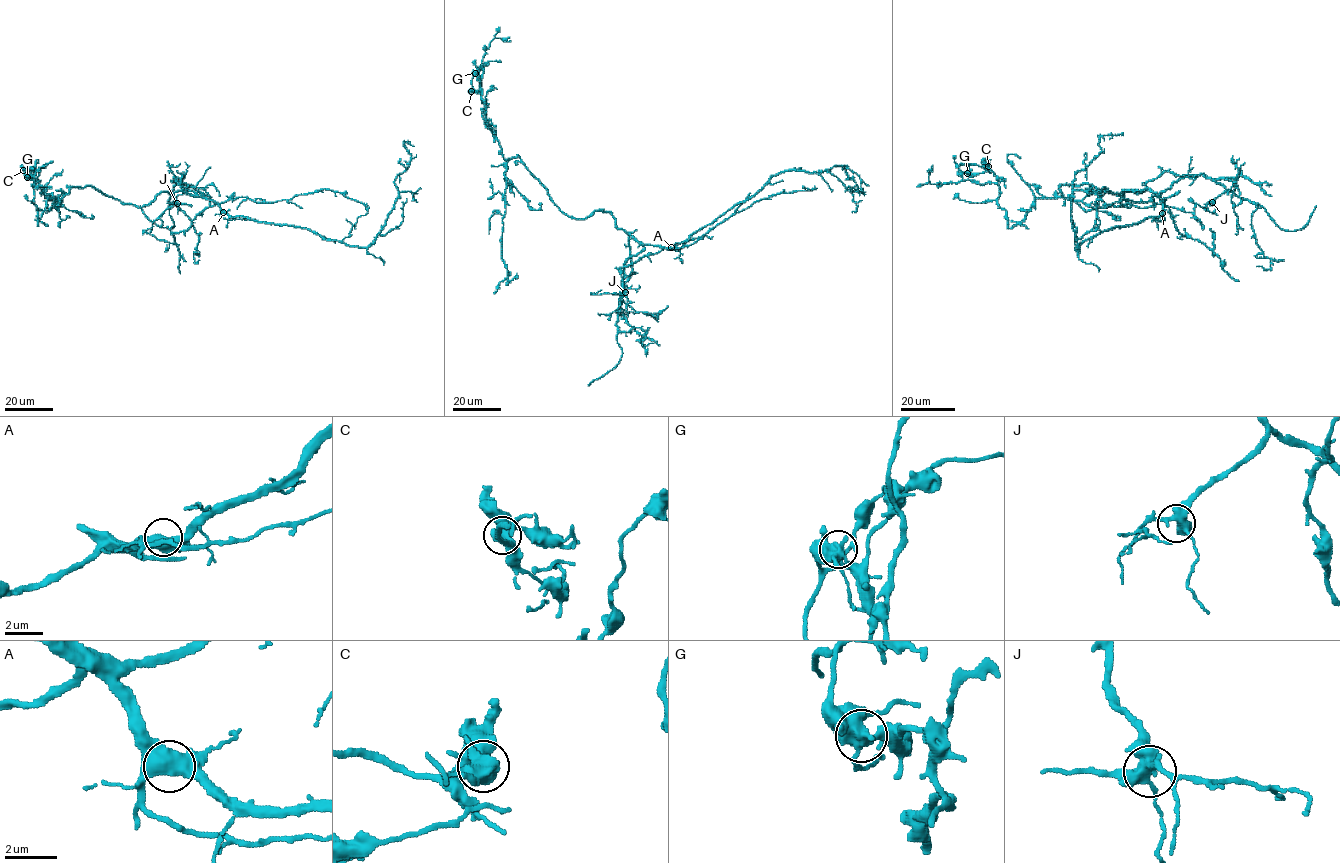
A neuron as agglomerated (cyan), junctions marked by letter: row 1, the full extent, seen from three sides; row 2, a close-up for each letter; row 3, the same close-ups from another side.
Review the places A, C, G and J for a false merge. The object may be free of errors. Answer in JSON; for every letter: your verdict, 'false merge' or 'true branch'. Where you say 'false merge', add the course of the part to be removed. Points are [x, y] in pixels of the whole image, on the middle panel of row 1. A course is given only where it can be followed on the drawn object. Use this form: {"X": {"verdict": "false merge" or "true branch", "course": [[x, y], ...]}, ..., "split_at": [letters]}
{"A": {"verdict": "true branch"}, "C": {"verdict": "true branch"}, "G": {"verdict": "false merge", "course": [[475, 73], [471, 82], [473, 89], [477, 90], [480, 86]]}, "J": {"verdict": "true branch"}, "split_at": ["G"]}

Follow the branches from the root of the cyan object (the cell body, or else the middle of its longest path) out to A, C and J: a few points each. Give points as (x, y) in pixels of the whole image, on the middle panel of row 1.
A: (629, 234), (645, 244), (671, 247)
C: (629, 234), (603, 210), (564, 214), (517, 156), (504, 159), (486, 121), (482, 68), (471, 91)
J: (629, 234), (631, 273), (625, 283), (621, 304), (625, 292)

